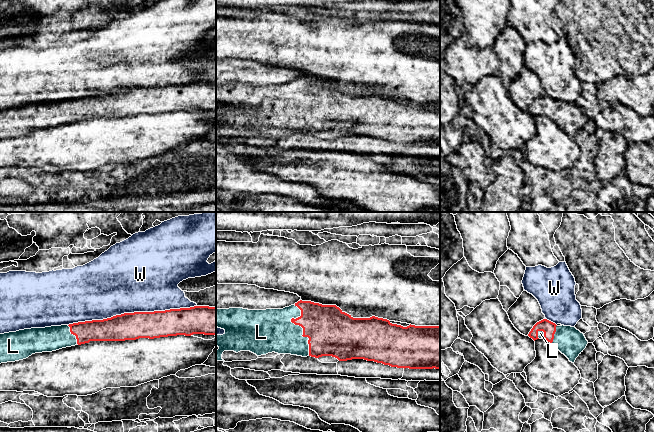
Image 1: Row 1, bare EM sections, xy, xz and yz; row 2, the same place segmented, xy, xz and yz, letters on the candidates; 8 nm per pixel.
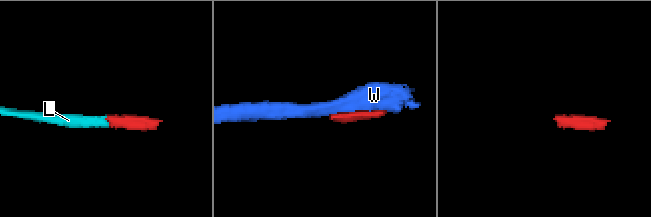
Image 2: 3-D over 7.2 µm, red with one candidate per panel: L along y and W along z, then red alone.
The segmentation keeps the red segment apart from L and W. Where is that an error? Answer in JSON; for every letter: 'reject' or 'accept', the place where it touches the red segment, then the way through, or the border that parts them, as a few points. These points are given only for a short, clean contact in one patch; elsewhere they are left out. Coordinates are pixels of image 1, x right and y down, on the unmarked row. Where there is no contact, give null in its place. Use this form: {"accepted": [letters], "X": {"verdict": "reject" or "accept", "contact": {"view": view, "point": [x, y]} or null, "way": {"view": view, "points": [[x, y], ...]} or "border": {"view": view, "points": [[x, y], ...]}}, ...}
{"accepted": ["L"], "L": {"verdict": "accept", "contact": {"view": "xz", "point": [301, 102]}}, "W": {"verdict": "reject", "contact": {"view": "xy", "point": [132, 89]}}}

